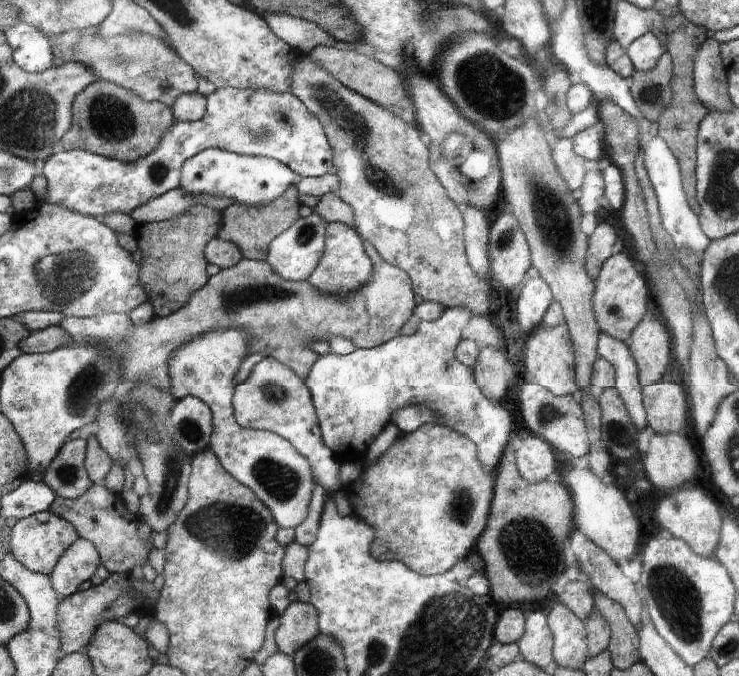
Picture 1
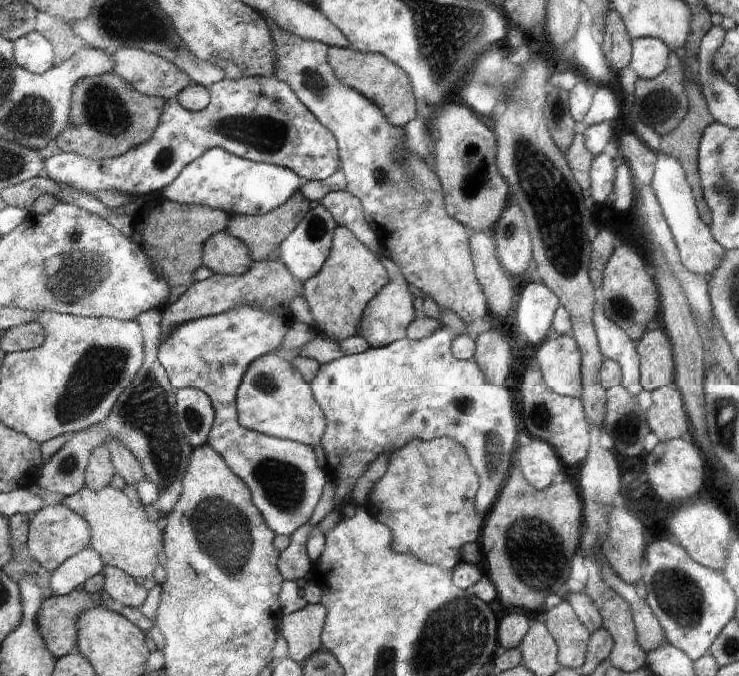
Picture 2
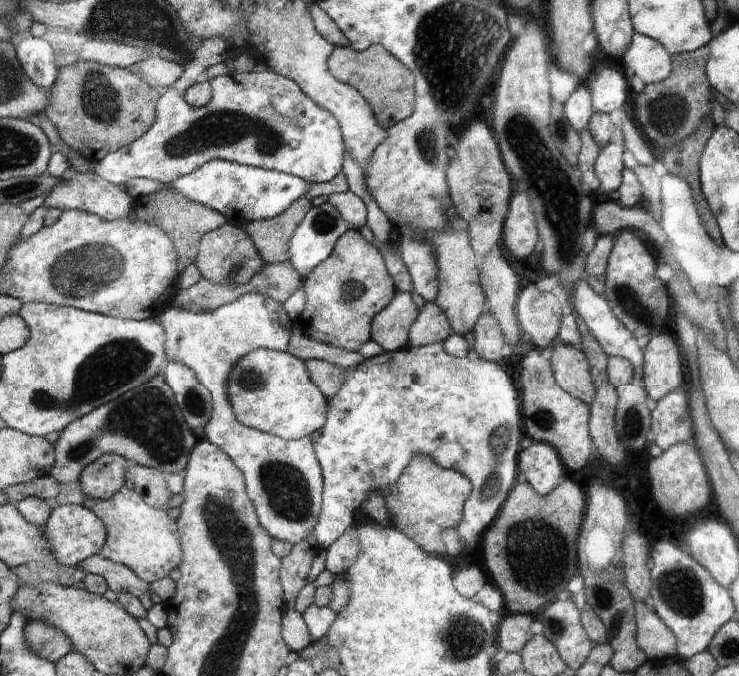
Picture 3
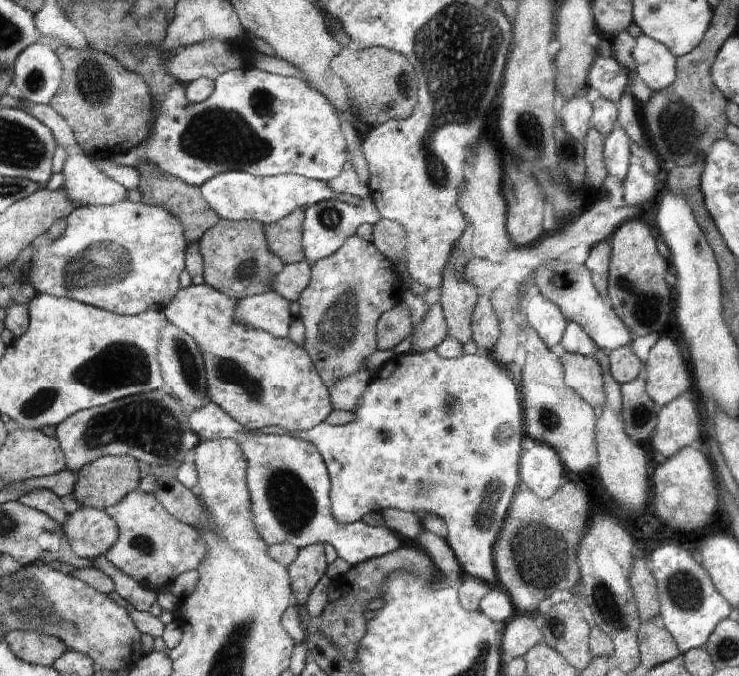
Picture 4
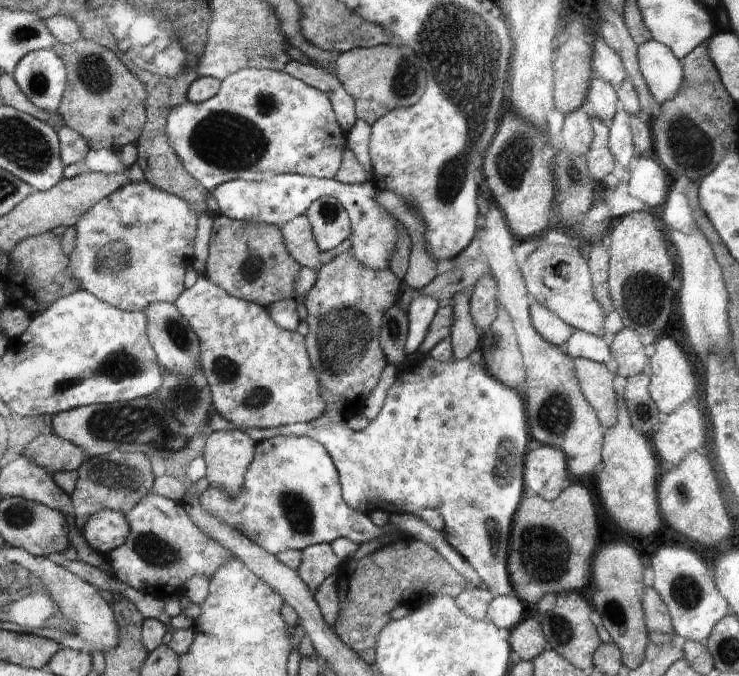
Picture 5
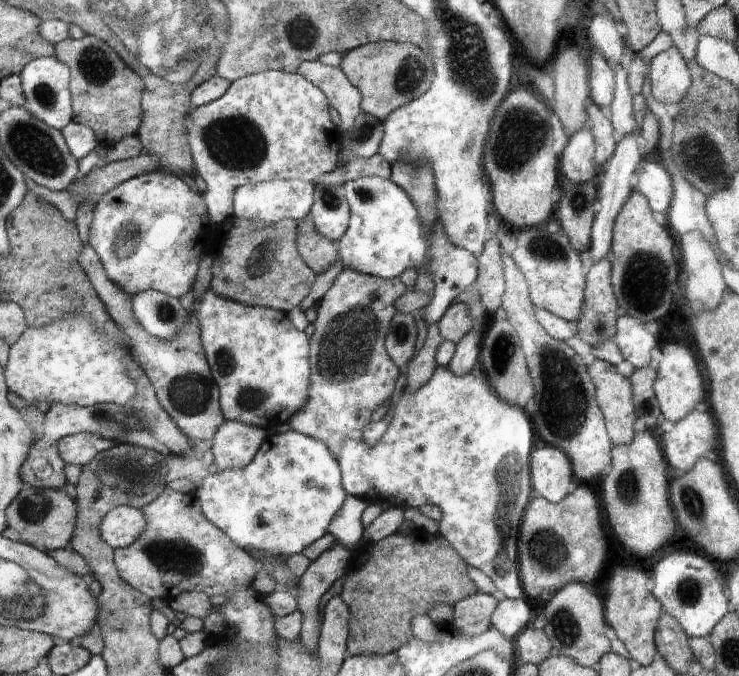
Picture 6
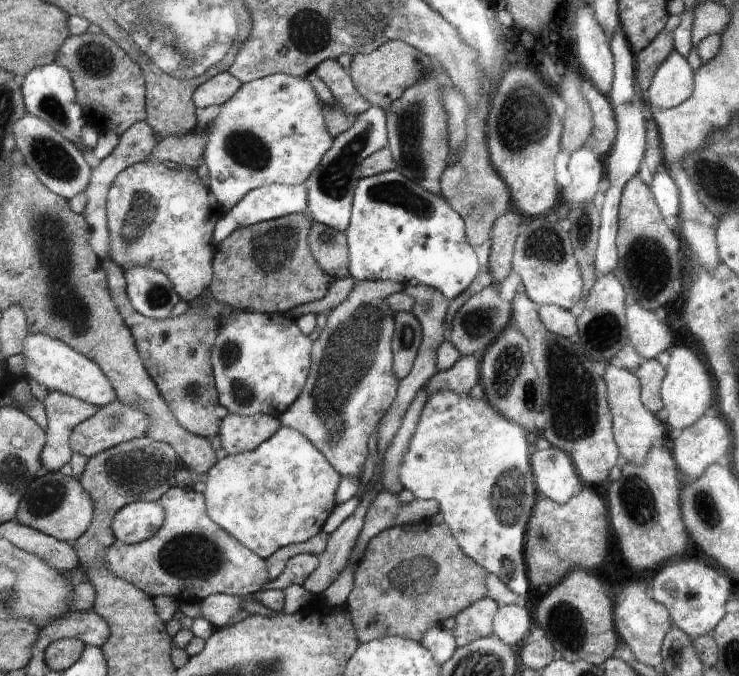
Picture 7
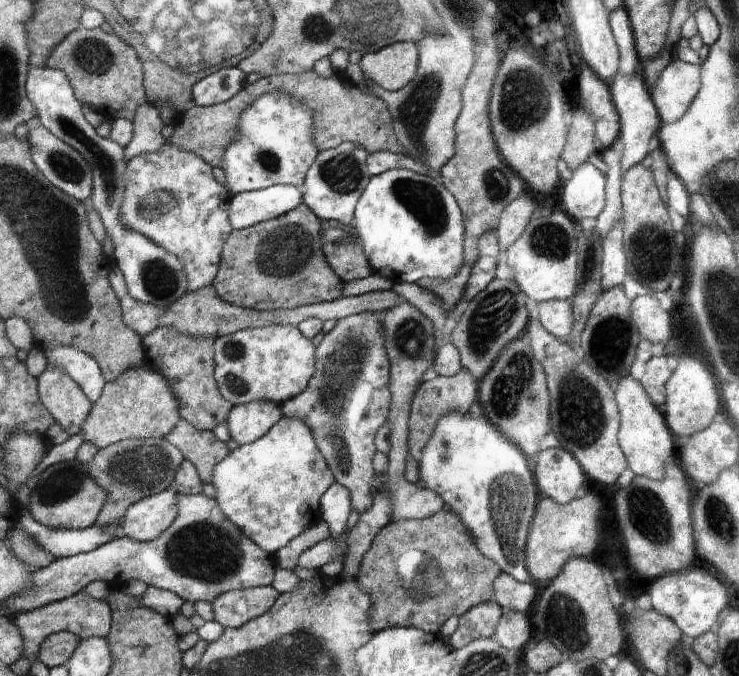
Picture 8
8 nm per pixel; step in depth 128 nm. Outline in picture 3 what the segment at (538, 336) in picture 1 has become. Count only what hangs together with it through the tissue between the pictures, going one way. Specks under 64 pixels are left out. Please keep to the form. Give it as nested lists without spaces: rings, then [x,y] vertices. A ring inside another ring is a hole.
[[[555,344],[550,360],[552,368],[556,368],[556,380],[560,380],[560,384],[564,384],[564,388],[568,388],[578,400],[592,404],[596,388],[583,350],[570,344]]]

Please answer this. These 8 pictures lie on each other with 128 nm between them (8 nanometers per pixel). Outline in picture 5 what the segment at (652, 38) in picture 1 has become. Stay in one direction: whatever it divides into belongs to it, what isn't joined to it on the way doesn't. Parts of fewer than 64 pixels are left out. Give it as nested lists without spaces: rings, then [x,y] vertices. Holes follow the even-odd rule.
[[[654,38],[636,50],[640,72],[658,104],[674,100],[686,80],[682,60]]]

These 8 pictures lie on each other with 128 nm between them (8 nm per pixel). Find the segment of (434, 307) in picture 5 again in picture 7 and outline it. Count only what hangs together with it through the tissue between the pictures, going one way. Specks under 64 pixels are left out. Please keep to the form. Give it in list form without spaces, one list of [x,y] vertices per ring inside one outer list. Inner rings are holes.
[[[388,171],[363,177],[355,190],[350,226],[345,230],[351,252],[350,276],[355,280],[391,280],[399,283],[419,280],[436,288],[449,302],[460,296],[482,270],[481,255],[467,240],[466,222],[441,194],[428,192],[403,173]]]

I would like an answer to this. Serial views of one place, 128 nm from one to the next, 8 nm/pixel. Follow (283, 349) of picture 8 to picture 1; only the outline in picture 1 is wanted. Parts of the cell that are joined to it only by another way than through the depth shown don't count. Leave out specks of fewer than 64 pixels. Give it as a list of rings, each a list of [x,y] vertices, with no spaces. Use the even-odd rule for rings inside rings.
[[[264,358],[253,367],[244,382],[235,385],[233,406],[235,419],[244,428],[272,431],[284,437],[284,440],[291,441],[291,444],[312,462],[311,468],[316,472],[316,480],[327,494],[334,494],[342,489],[338,472],[341,462],[322,441],[311,389],[293,369],[276,358]]]

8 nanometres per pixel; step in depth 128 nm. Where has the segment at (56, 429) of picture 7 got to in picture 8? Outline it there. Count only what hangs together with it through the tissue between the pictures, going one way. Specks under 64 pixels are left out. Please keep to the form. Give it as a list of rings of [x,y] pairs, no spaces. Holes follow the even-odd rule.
[[[47,364],[37,380],[39,396],[55,422],[70,437],[82,431],[93,404],[83,389],[72,380],[72,376],[68,376],[68,372],[64,372],[62,368]]]

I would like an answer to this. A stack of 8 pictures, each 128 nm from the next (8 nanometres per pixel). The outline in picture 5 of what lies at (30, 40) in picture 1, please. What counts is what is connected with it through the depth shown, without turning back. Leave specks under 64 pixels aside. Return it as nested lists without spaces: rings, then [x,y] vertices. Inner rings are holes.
[[[53,49],[25,54],[18,61],[13,78],[34,106],[58,112],[67,88],[67,66]]]

